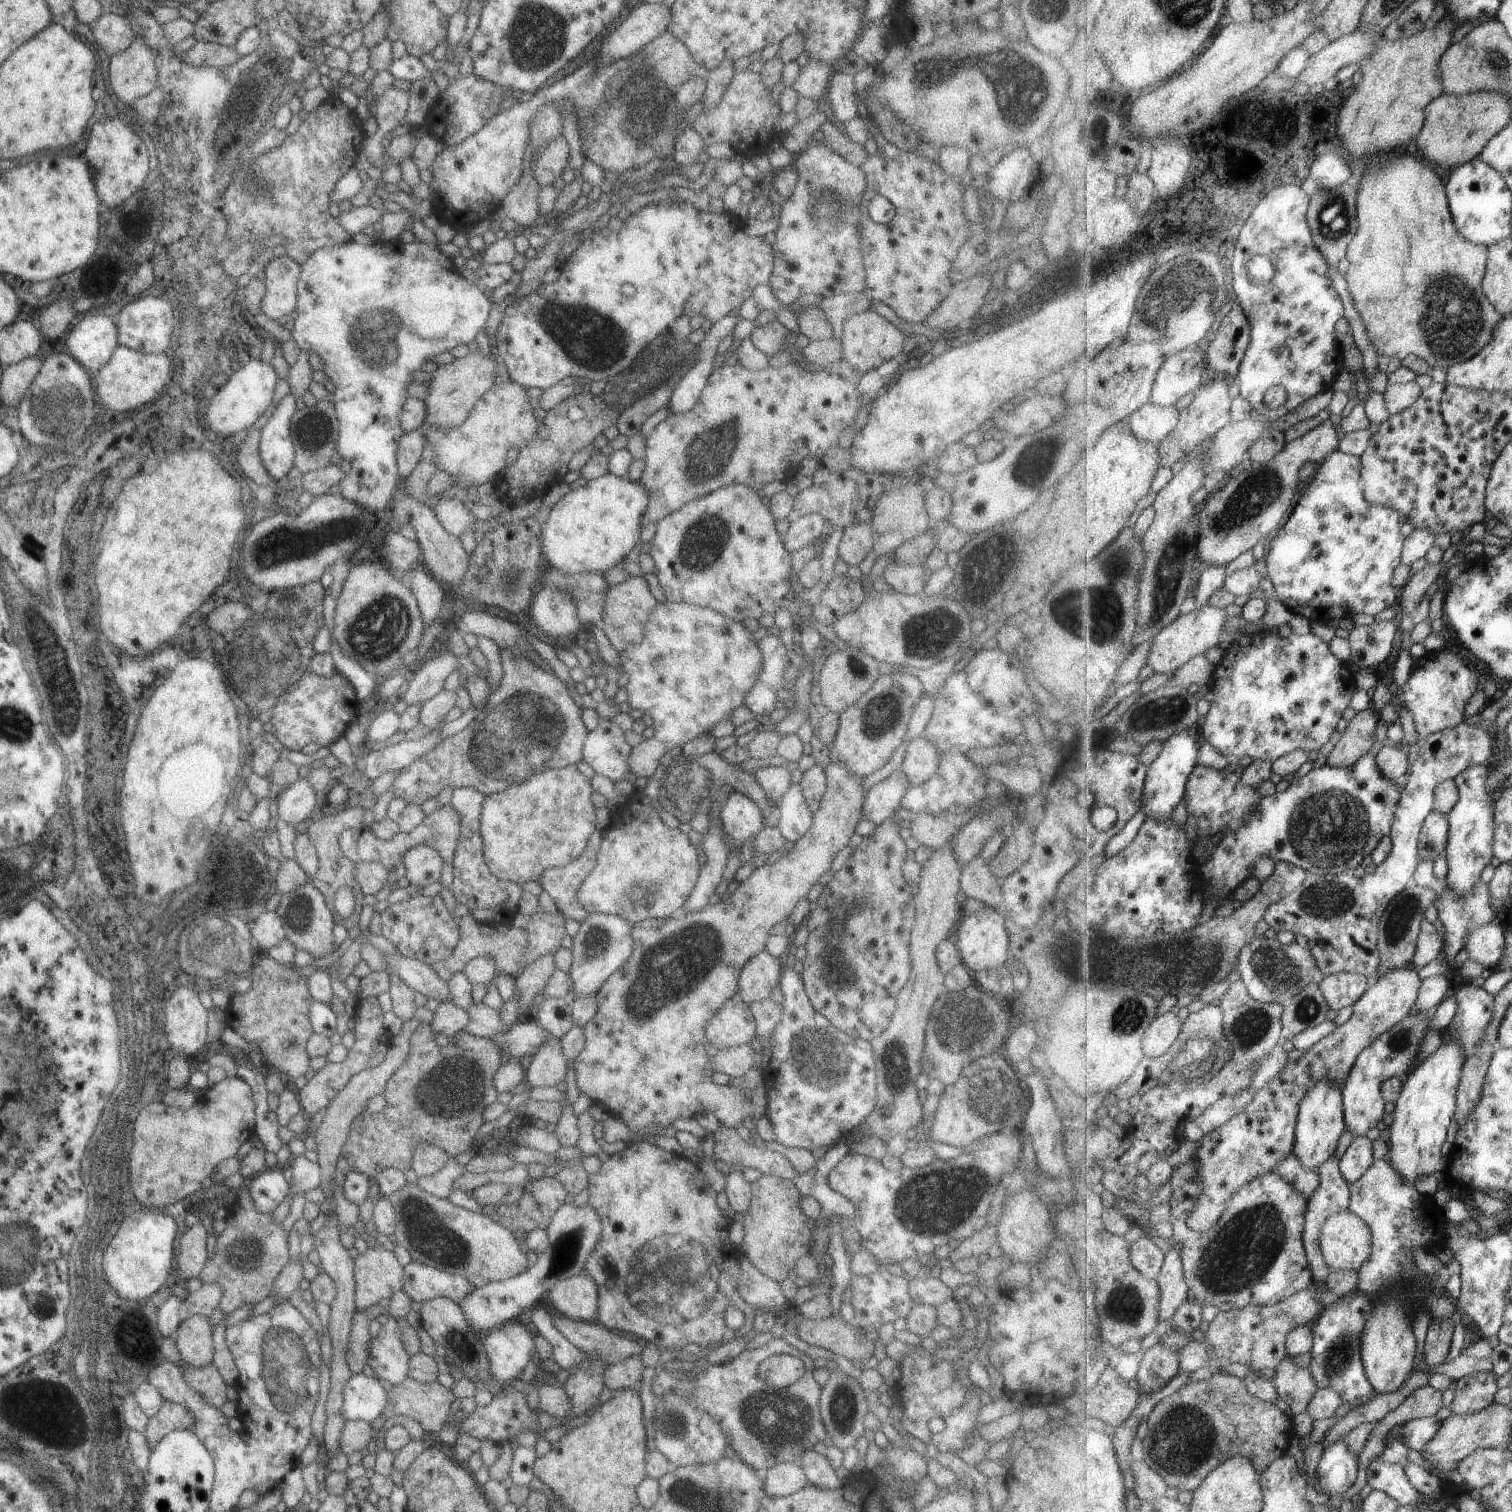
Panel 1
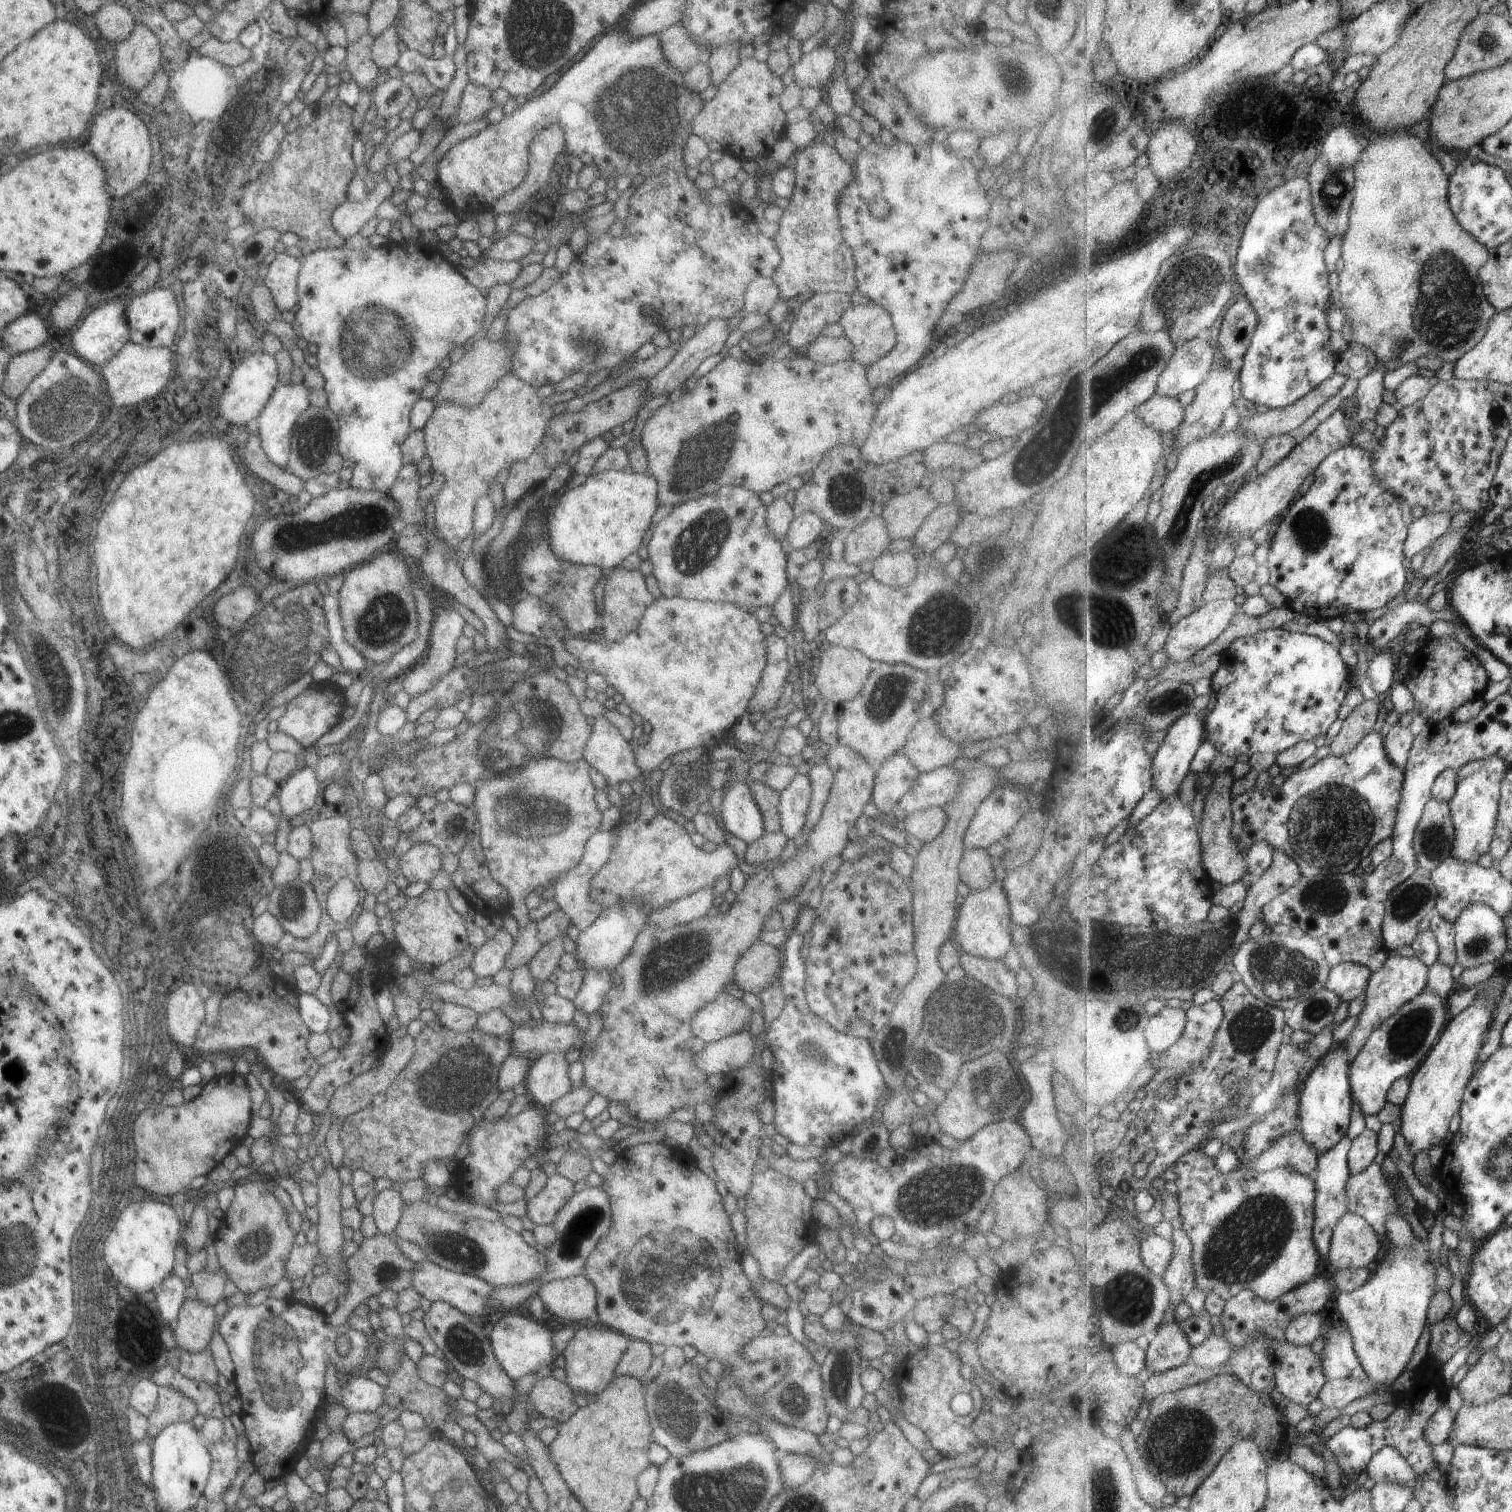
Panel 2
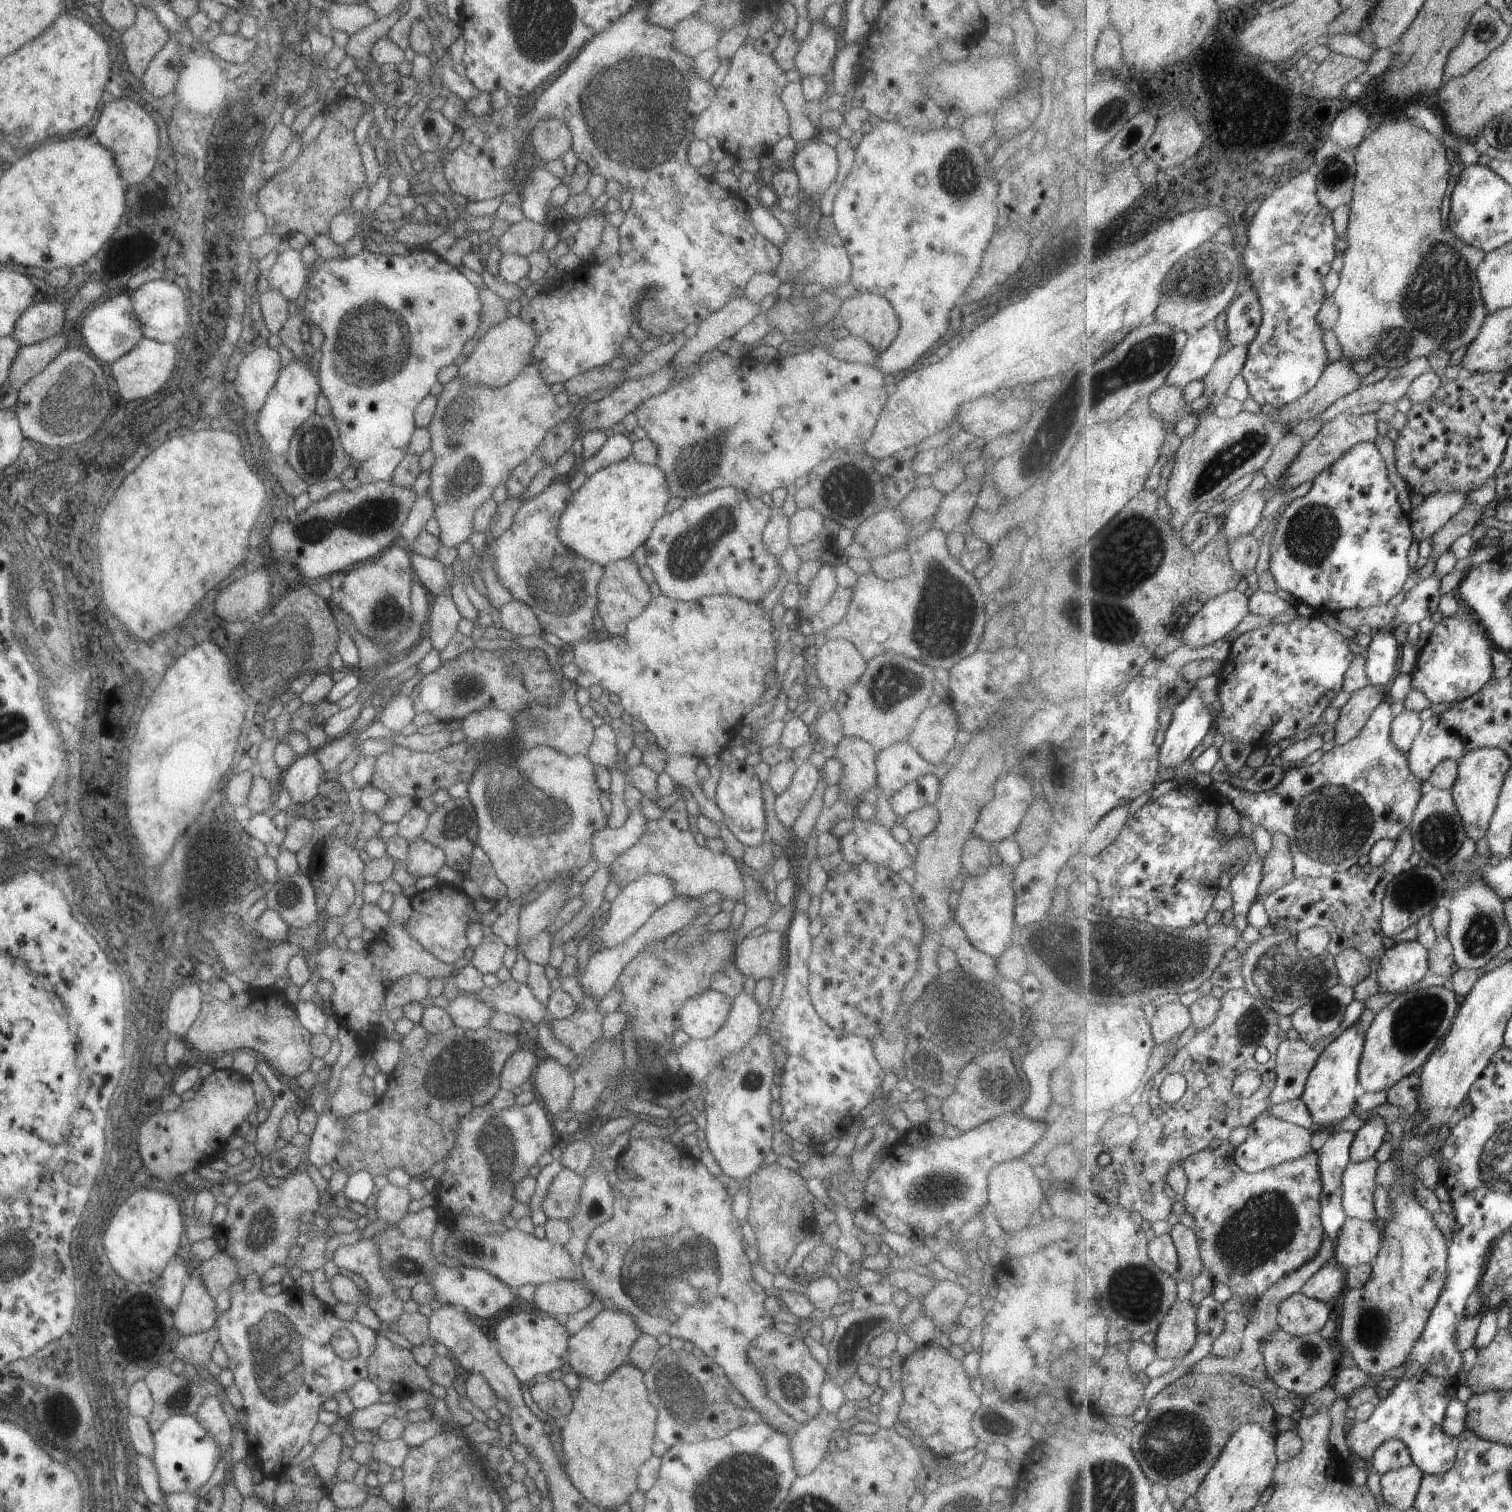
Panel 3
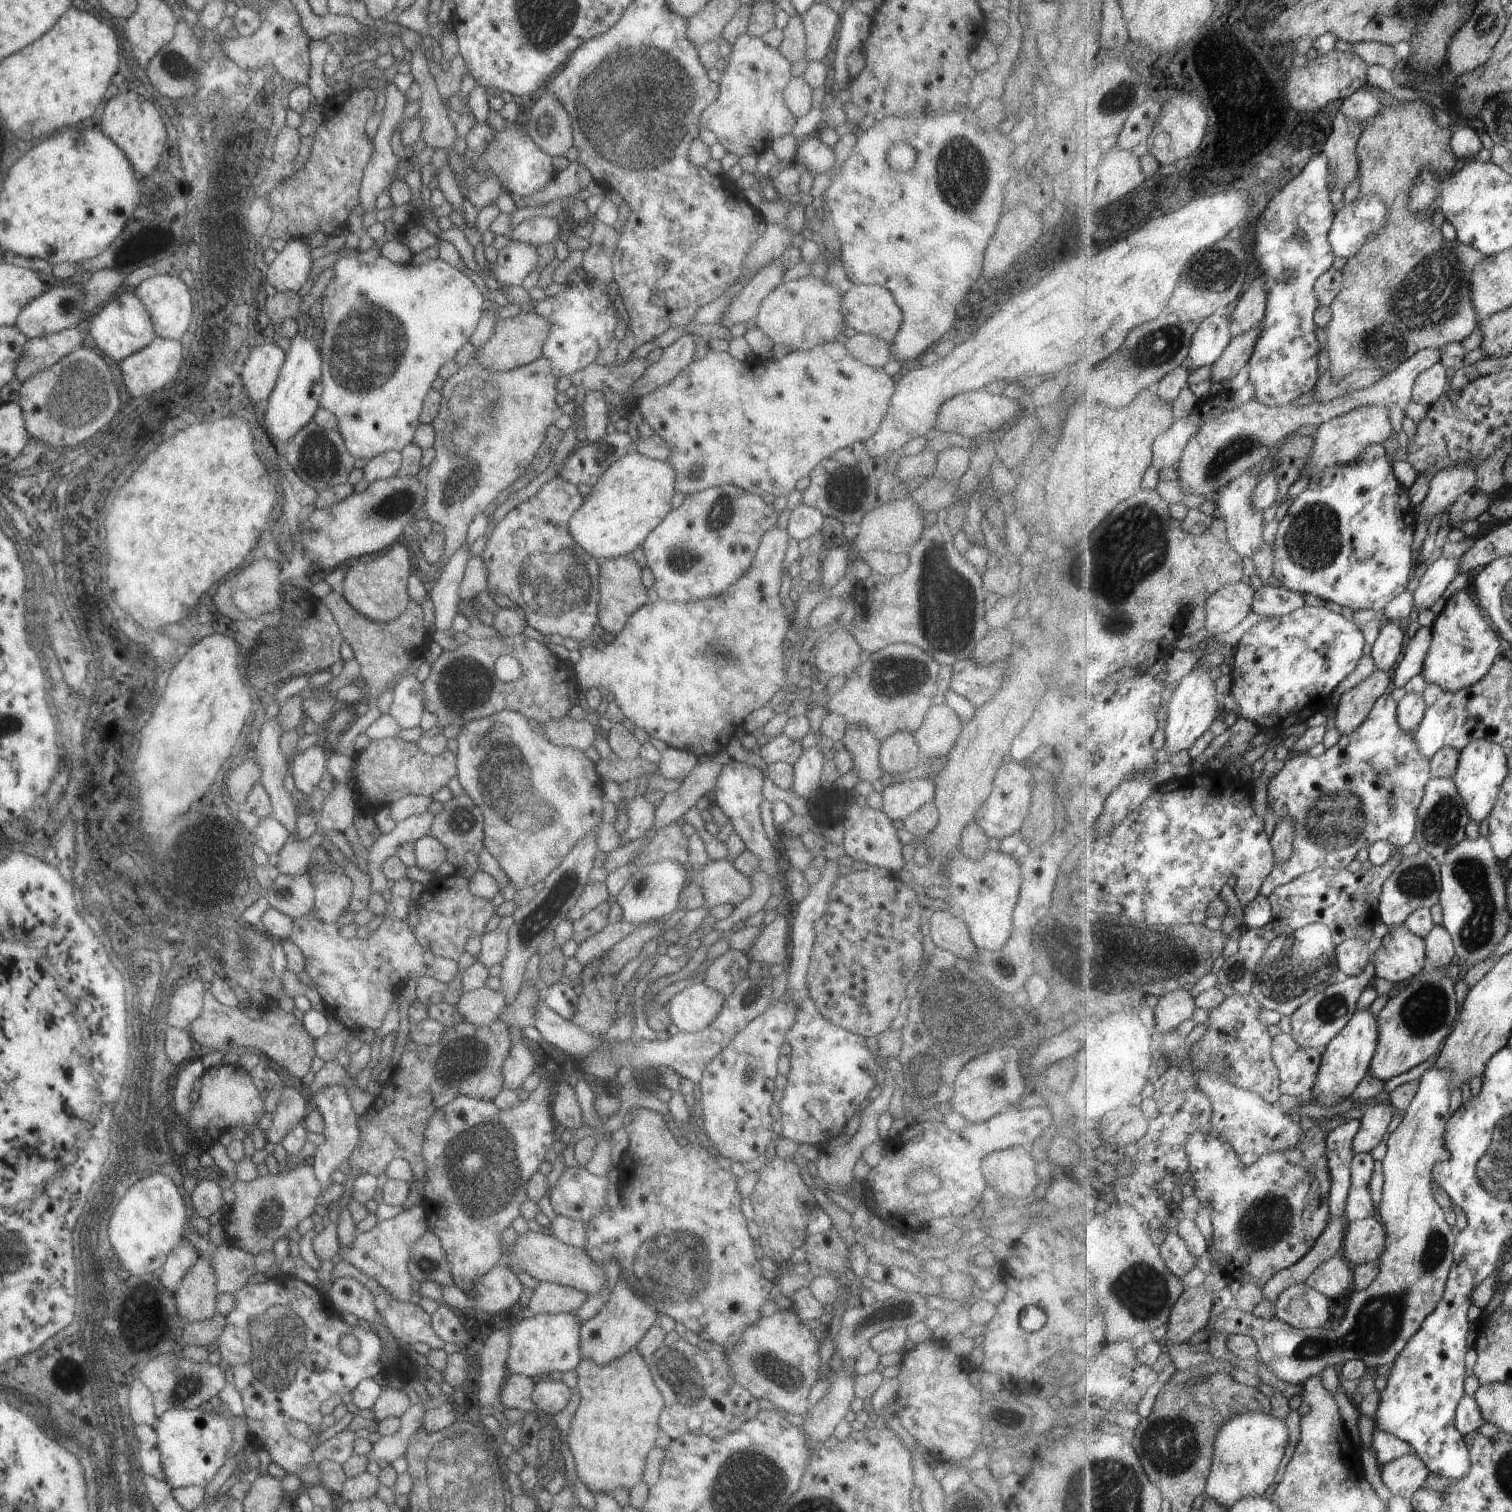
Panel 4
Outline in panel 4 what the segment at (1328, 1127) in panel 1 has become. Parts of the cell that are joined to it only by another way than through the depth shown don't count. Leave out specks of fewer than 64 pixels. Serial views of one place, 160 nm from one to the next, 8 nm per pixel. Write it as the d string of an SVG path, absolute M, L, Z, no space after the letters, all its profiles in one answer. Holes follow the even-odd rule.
M1358 1010L1343 1029L1322 1053L1321 1066L1309 1094L1313 1094L1319 1106L1333 1108L1341 1100L1351 1098L1359 1083L1370 1074L1370 1066L1375 1051L1378 1049L1379 1021L1369 1010Z

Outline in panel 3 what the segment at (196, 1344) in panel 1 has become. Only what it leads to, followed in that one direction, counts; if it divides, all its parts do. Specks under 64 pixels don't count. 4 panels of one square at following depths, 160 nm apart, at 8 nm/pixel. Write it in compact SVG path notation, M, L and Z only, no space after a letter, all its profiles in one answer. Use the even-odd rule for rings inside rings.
M193 1272L182 1290L177 1306L173 1309L173 1326L179 1332L177 1336L211 1329L217 1317L214 1299L207 1294L201 1278Z

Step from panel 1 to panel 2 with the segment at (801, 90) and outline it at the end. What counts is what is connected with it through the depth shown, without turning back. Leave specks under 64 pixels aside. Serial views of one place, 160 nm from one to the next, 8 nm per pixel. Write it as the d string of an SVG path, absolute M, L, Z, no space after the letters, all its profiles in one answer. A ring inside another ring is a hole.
M821 47L802 54L795 64L790 65L793 83L800 89L805 87L821 88L829 81L835 66L835 52L832 48Z

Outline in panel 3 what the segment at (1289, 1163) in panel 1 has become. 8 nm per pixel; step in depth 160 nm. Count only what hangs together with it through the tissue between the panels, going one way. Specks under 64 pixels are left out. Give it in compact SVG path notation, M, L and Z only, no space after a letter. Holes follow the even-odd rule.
M1261 1113L1249 1127L1249 1138L1234 1154L1236 1163L1248 1173L1258 1173L1277 1165L1288 1163L1313 1153L1313 1134L1307 1128L1286 1122L1269 1114Z

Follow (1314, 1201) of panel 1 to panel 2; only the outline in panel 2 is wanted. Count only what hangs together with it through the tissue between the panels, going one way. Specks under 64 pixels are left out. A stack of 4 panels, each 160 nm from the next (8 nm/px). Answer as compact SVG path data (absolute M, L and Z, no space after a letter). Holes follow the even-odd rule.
M1345 1135L1345 1138L1337 1146L1334 1146L1324 1155L1319 1155L1317 1168L1311 1175L1316 1182L1318 1191L1315 1201L1315 1226L1314 1226L1314 1243L1323 1258L1329 1256L1330 1244L1334 1226L1350 1210L1348 1209L1347 1183L1352 1175L1348 1163L1348 1154L1352 1147L1352 1140Z

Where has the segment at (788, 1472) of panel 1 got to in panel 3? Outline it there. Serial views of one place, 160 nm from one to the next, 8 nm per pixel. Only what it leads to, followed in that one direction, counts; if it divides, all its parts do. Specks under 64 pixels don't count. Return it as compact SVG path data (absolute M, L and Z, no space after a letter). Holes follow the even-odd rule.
M821 1410L794 1431L789 1441L789 1452L794 1473L802 1477L823 1458L827 1442L844 1430L836 1414Z

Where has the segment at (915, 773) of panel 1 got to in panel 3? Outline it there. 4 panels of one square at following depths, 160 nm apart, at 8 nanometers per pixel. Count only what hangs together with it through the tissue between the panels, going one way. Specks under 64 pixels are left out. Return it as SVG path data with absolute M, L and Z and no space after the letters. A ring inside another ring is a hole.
M937 696L935 706L923 710L905 741L925 762L938 765L955 747L957 730L951 706L942 696Z

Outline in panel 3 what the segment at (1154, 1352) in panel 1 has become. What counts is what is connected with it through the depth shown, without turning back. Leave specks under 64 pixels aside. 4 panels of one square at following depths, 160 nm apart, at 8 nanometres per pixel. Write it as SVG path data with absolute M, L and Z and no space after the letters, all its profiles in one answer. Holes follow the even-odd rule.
M1188 1300L1177 1301L1163 1324L1155 1333L1157 1358L1174 1358L1176 1361L1183 1360L1191 1349L1197 1344L1199 1331L1197 1330L1198 1306Z

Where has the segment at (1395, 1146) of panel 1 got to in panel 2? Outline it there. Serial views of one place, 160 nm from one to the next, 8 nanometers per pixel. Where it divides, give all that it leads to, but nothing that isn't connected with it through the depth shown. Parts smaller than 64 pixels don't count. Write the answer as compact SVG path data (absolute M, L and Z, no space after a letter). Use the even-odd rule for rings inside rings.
M1491 977L1490 986L1479 992L1475 1002L1461 1014L1450 1018L1426 1060L1411 1075L1410 1095L1401 1107L1399 1118L1400 1133L1414 1156L1427 1154L1433 1146L1442 1145L1449 1134L1451 1118L1460 1112L1465 1089L1475 1074L1474 1066L1484 1043L1484 1034L1494 1021L1496 1000L1504 993L1509 980Z

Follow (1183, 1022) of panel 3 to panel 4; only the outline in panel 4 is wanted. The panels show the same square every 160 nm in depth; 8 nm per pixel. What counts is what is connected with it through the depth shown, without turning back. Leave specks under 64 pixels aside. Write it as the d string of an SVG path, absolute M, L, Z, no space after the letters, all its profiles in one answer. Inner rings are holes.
M1186 990L1171 991L1165 998L1161 998L1161 1004L1157 1006L1157 1022L1161 1030L1174 1030L1183 1024L1185 1020L1193 1018L1195 1014L1196 999Z

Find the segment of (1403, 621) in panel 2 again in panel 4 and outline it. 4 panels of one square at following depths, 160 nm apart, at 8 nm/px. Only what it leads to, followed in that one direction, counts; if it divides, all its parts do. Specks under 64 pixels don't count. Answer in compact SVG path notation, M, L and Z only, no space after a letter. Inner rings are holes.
M1440 556L1419 580L1414 592L1414 606L1419 611L1429 610L1461 572L1460 559Z

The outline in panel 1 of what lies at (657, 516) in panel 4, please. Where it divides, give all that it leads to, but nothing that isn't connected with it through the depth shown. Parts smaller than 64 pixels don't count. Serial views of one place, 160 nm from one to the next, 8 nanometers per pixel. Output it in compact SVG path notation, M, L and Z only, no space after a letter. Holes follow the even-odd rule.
M607 472L600 477L585 481L583 486L575 489L569 489L564 496L561 496L553 506L551 506L547 519L541 524L539 533L539 544L542 552L542 564L553 569L557 569L560 573L570 575L571 573L588 573L588 572L600 572L603 573L612 566L615 566L618 562L622 562L622 559L627 555L629 550L635 546L639 541L639 530L641 529L640 518L642 517L643 510L645 510L647 504L648 494L646 490L638 482L631 482L627 477L616 477Z

